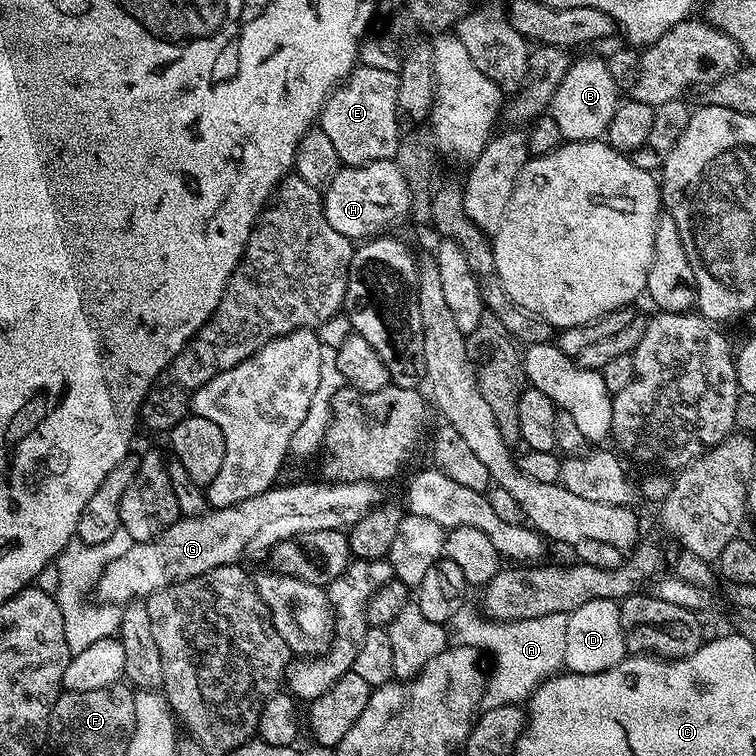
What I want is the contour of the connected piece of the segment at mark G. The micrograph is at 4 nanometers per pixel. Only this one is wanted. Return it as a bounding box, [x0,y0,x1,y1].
[95,481,381,606]

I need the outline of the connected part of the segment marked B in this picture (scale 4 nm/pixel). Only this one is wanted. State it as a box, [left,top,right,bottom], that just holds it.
[550,54,618,141]

